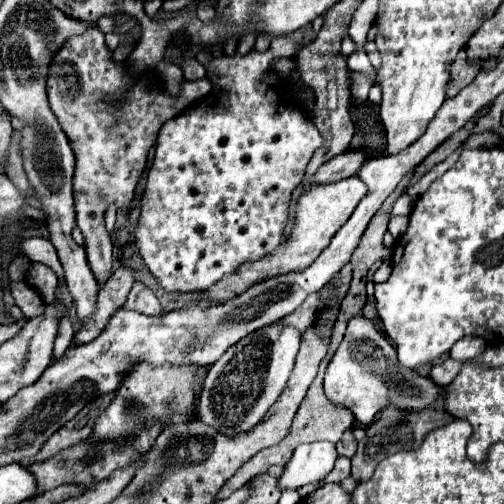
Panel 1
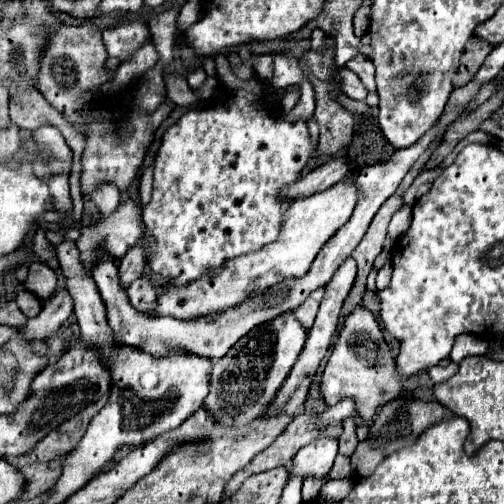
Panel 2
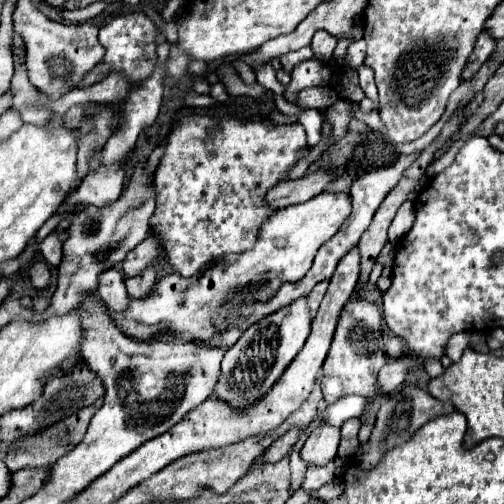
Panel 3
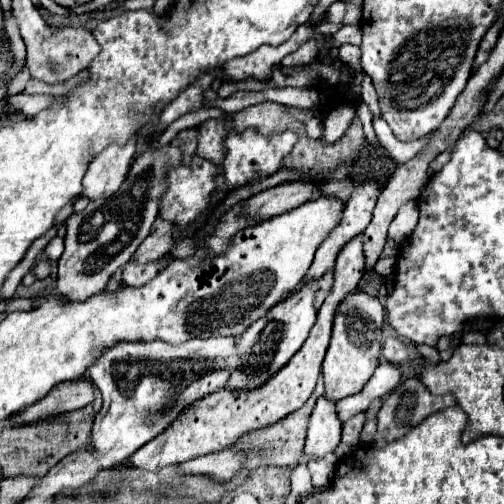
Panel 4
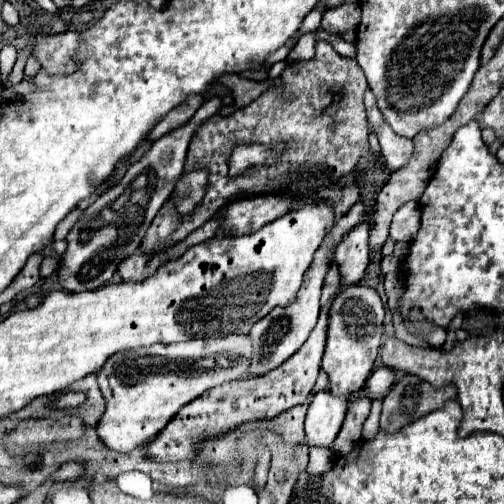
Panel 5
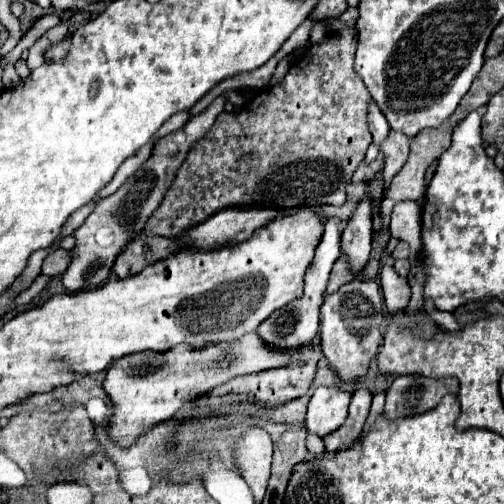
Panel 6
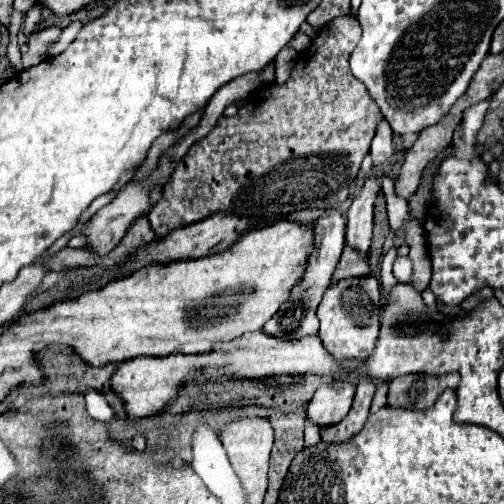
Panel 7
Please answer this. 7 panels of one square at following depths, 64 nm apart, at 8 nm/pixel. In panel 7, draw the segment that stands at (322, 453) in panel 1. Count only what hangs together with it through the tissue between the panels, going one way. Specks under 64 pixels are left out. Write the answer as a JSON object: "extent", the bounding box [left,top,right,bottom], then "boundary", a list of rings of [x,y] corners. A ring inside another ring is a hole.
{"extent":[308,380,356,426],"boundary":[[[348,380],[322,384],[308,404],[308,418],[316,426],[328,426],[340,422],[352,408],[354,392],[356,386]]]}

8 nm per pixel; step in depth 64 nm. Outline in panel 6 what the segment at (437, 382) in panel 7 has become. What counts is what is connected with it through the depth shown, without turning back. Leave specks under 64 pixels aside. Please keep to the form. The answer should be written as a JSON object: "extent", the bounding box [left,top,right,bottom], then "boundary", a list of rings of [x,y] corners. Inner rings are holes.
{"extent":[384,374,458,418],"boundary":[[[418,374],[398,376],[386,390],[384,414],[388,418],[422,414],[438,406],[444,394],[458,394],[458,380],[454,376],[440,380]]]}

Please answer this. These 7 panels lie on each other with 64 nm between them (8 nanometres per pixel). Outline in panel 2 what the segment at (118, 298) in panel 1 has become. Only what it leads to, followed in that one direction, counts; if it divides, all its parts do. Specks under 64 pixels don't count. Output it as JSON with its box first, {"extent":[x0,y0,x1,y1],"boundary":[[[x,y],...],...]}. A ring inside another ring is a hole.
{"extent":[118,244,148,288],"boundary":[[[138,244],[138,246],[130,248],[130,250],[126,252],[126,256],[120,260],[120,268],[118,268],[122,286],[126,288],[132,280],[140,278],[140,276],[142,276],[142,270],[144,270],[144,266],[146,266],[146,264],[148,264],[146,248],[144,248],[142,244]]]}

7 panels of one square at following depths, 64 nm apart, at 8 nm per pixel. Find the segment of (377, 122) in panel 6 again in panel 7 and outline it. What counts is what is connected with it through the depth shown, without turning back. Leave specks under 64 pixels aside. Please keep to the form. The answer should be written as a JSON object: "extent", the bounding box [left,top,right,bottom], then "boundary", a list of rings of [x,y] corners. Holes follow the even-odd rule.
{"extent":[370,120,394,164],"boundary":[[[382,120],[378,124],[376,136],[372,140],[372,148],[370,148],[370,156],[372,156],[372,164],[384,164],[388,162],[388,158],[394,154],[394,146],[392,146],[392,128],[388,126],[386,120]]]}

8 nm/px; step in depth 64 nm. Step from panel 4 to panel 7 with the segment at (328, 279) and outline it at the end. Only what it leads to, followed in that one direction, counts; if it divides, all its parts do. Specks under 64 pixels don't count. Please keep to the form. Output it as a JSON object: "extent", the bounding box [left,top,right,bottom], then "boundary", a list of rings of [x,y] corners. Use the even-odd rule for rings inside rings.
{"extent":[332,248,370,284],"boundary":[[[344,248],[340,264],[338,264],[336,272],[334,272],[332,284],[336,284],[342,278],[348,278],[348,276],[366,276],[368,272],[370,272],[368,256],[356,252],[356,248],[354,250],[352,248]]]}

